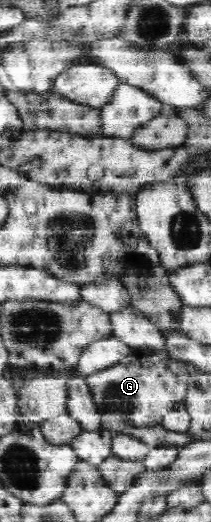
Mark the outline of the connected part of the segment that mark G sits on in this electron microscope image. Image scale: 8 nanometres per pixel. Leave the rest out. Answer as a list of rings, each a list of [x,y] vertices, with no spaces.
[[[137,349],[111,368],[105,368],[90,374],[86,379],[90,384],[91,391],[93,391],[94,403],[98,405],[98,411],[102,412],[100,428],[118,434],[121,433],[121,428],[125,425],[138,426],[139,428],[141,426],[147,428],[149,426],[162,426],[163,416],[169,410],[183,405],[189,387],[189,374],[185,370],[186,366],[182,364],[182,361],[171,358],[165,349],[161,352]]]

